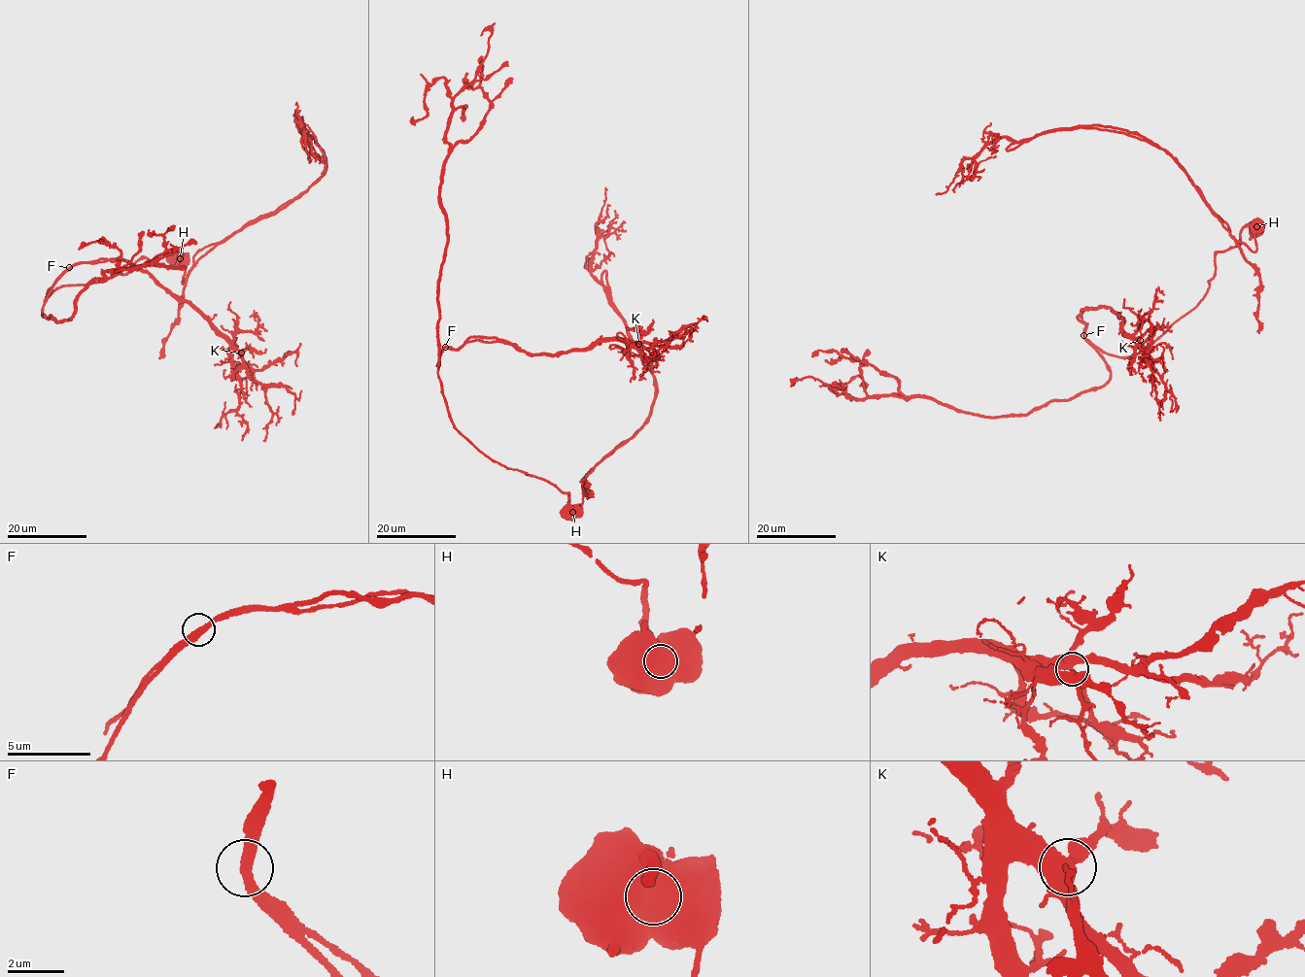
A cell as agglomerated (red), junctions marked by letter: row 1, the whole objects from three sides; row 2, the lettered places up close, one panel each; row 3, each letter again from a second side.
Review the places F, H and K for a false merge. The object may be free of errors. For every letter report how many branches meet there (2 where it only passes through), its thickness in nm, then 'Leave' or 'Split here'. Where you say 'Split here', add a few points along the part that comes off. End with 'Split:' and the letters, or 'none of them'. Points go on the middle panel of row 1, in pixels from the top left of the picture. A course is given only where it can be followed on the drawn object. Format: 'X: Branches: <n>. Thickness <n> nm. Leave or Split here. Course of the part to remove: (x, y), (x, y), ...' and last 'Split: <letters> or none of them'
F: Branches: 2. Thickness 360 nm. Leave
H: Branches: 1. Thickness 1300 nm. Split here. Course of the part to remove: (572, 512), (583, 502), (582, 483), (591, 470), (641, 427), (655, 396), (647, 360), (591, 272), (605, 187)
K: Branches: 2. Thickness 500 nm. Leave
Split: H

